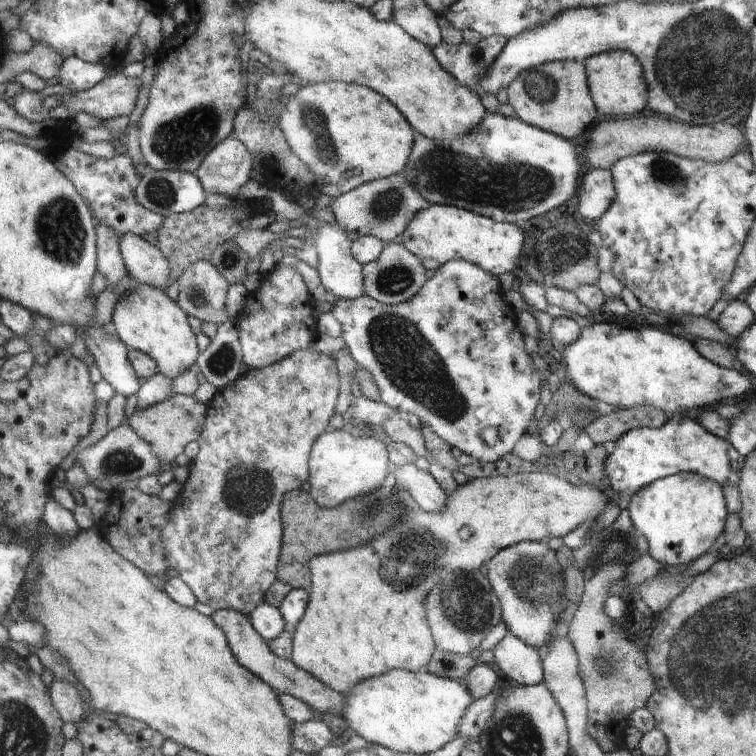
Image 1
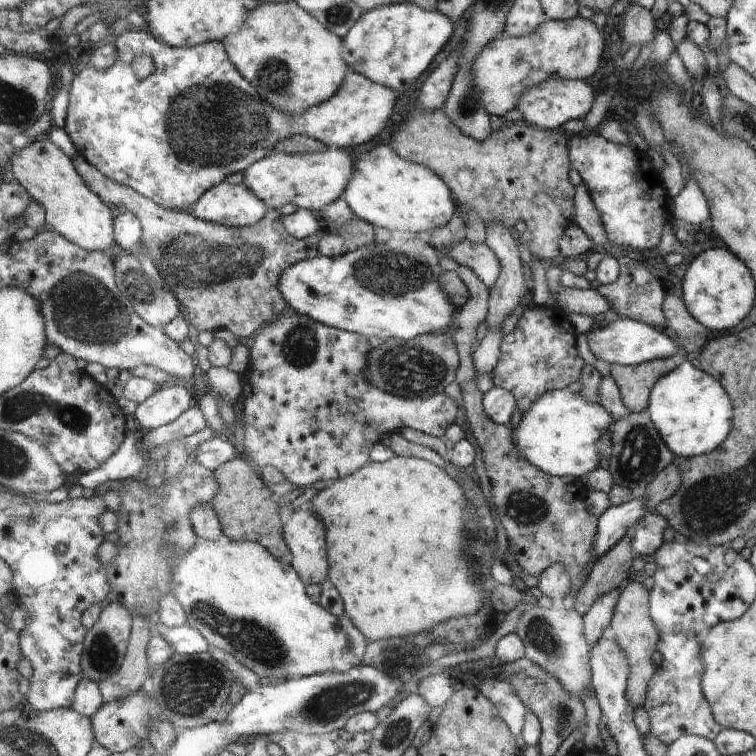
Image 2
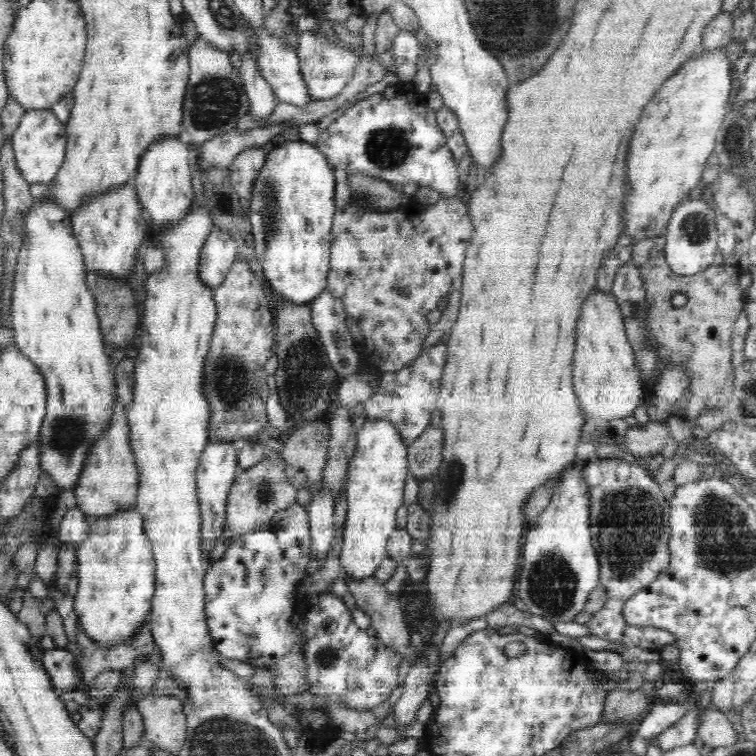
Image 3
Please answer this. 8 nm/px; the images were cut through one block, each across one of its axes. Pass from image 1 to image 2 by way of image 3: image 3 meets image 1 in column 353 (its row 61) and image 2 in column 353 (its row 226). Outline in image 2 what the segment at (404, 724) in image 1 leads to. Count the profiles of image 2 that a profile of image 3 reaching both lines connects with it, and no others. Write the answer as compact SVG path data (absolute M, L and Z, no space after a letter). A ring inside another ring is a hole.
M197 538L197 544L175 566L173 594L185 606L187 624L195 626L211 646L229 652L261 678L273 678L279 684L295 678L309 678L325 672L349 672L359 666L367 638L355 628L349 616L335 616L307 594L307 584L293 564L283 564L263 544L257 542L217 542Z

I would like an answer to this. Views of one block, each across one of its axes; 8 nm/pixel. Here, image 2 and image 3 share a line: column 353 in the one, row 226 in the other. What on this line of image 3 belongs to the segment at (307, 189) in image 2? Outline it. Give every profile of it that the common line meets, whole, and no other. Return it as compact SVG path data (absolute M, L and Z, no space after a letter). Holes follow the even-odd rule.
M160 138L154 140L148 146L148 152L142 156L142 164L128 182L136 188L136 194L140 198L142 208L146 208L152 216L152 220L164 228L180 224L184 220L194 204L194 192L192 192L192 168L194 166L194 154L188 144L182 142L182 138Z

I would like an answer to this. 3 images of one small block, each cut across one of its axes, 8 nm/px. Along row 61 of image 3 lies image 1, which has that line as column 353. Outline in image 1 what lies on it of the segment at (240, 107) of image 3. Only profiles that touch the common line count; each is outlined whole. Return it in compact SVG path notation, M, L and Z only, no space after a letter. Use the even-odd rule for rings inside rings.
M407 174L373 180L339 198L331 198L331 210L337 224L341 224L347 232L359 232L359 236L375 236L383 244L395 242L395 238L401 236L409 228L413 218L427 206L431 204L419 192L415 192L413 184L407 180Z

